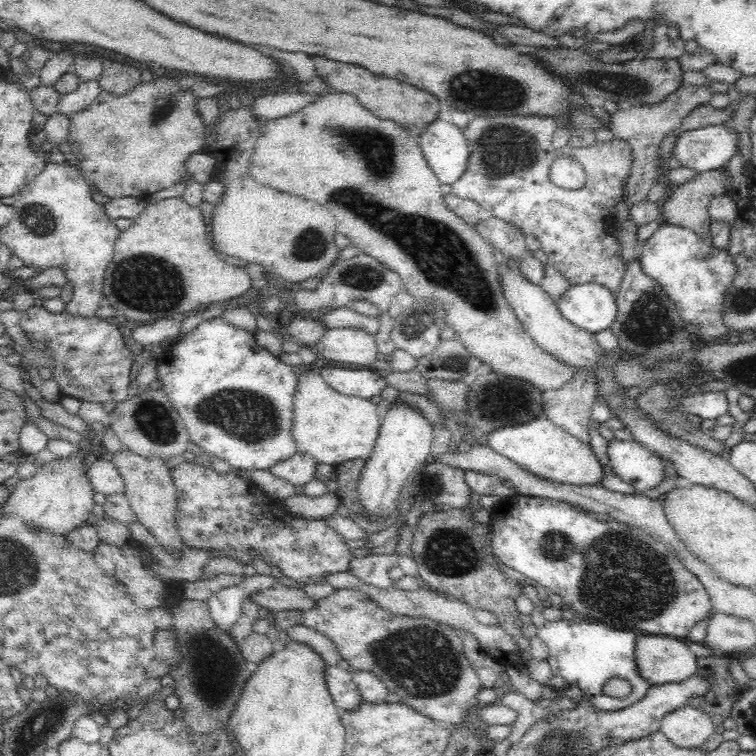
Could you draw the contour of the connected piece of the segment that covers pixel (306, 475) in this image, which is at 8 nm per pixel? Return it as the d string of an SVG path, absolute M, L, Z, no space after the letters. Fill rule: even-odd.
M292 453L269 468L274 477L294 486L308 483L314 478L316 463L307 454Z

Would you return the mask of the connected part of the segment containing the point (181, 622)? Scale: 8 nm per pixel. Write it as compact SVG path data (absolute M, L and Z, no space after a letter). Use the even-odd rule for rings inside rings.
M180 597L176 602L173 603L168 611L172 613L171 632L175 634L173 636L173 638L175 638L173 641L175 653L177 654L177 661L176 666L169 666L167 674L170 676L170 678L174 678L174 680L172 680L171 686L172 694L174 694L174 696L176 696L178 699L178 710L180 710L182 713L181 719L186 723L187 728L189 728L194 734L197 734L198 736L206 736L206 734L210 734L210 732L214 732L214 730L222 730L222 728L227 725L228 718L230 718L230 716L233 716L234 709L236 708L236 703L238 702L240 696L242 696L244 685L246 684L246 681L251 674L250 669L248 669L248 664L246 663L247 660L244 658L244 655L242 655L241 645L238 645L238 643L230 635L230 631L224 631L220 629L220 627L218 627L218 624L214 622L207 601L199 602L197 600L184 599Z

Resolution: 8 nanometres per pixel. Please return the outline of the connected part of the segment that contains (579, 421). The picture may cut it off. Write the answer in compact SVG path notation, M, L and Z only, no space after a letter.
M578 371L564 387L547 395L544 414L586 446L590 446L590 422L597 400L596 377L590 371Z

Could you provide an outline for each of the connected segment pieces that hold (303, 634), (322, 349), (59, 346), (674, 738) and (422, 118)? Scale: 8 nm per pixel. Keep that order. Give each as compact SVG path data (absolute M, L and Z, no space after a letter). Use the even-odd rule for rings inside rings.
M298 624L298 626L292 626L288 630L288 634L294 642L309 646L316 654L320 655L324 662L332 665L343 664L336 646L321 632Z
M332 328L314 344L326 361L370 367L380 358L376 336L362 328Z
M31 306L25 310L19 324L22 331L52 348L52 381L60 385L62 397L77 399L81 403L94 402L108 406L108 403L126 401L133 390L130 370L134 354L126 349L122 332L114 320L98 317L82 318L62 312L50 312L43 306Z
M688 704L664 715L660 732L679 747L697 747L714 734L715 724L702 710Z
M312 56L312 62L316 64L316 72L320 74L320 78L326 84L334 86L338 92L348 92L348 94L354 95L360 104L371 113L386 120L392 118L416 137L426 130L434 120L437 120L438 100L430 92L424 92L424 90L410 86L406 82L400 82L396 78L384 78L384 76L372 74L370 70L366 70L362 66L340 64L340 62L332 62L328 58L318 58L318 56Z

